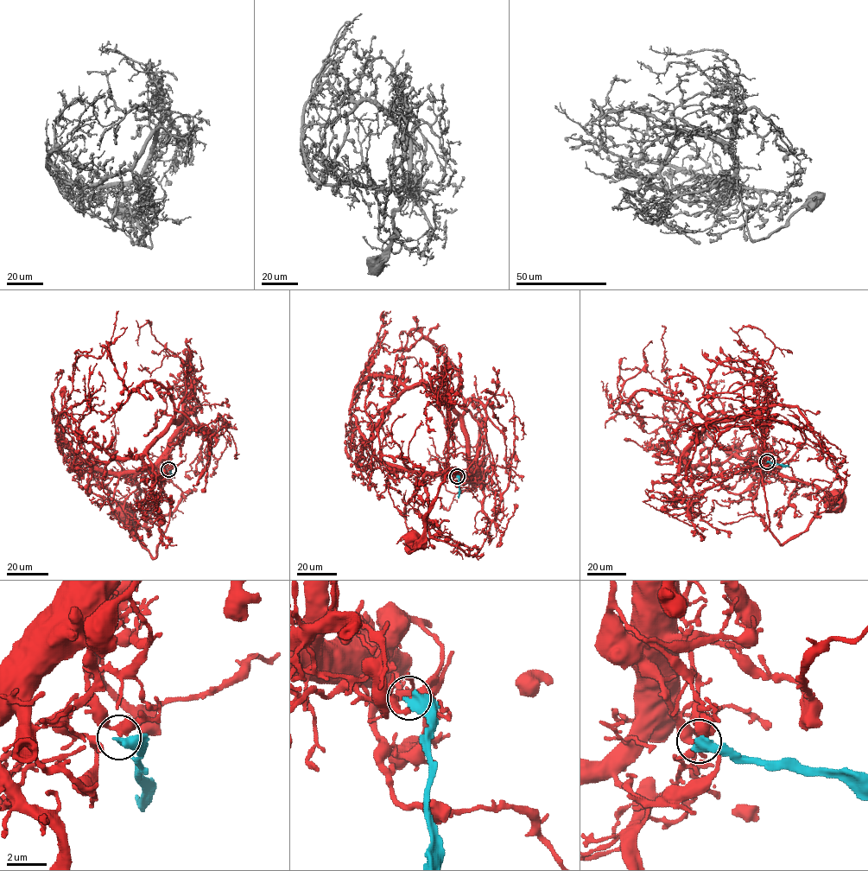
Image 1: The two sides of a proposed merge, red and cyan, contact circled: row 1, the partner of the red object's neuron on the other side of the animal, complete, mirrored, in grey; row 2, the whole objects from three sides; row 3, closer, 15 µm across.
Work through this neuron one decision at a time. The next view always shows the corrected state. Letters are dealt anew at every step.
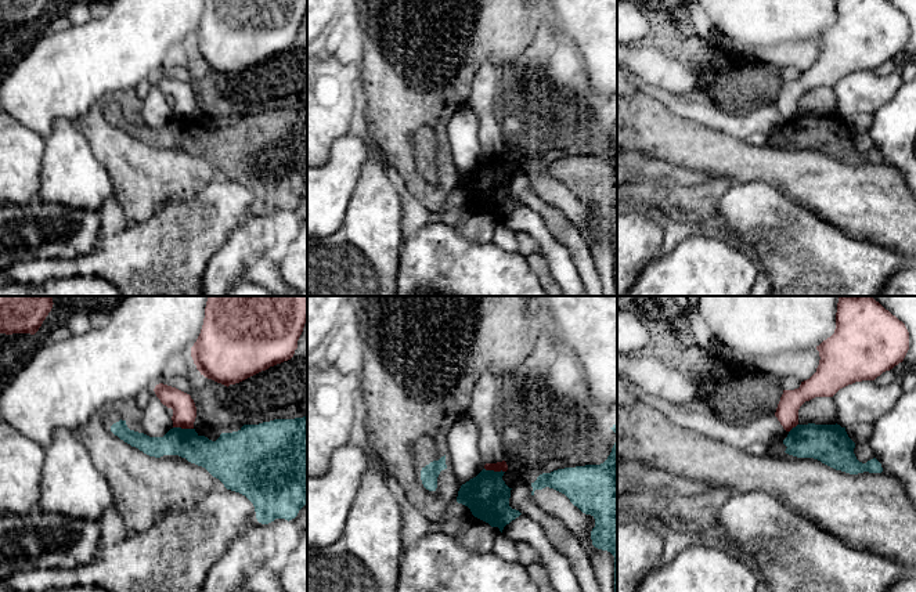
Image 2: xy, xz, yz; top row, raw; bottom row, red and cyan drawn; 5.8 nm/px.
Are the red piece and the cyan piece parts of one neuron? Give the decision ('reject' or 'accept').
reject

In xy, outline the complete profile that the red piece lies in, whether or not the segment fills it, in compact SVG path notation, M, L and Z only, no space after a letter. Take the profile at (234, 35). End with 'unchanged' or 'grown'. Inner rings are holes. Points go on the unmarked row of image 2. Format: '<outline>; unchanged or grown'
M205 0L191 47L201 65L228 77L291 50L306 11L307 0Z; unchanged

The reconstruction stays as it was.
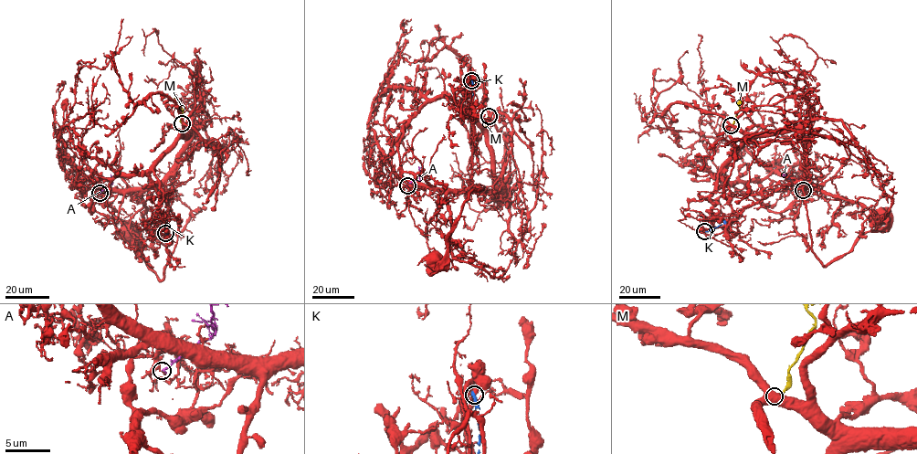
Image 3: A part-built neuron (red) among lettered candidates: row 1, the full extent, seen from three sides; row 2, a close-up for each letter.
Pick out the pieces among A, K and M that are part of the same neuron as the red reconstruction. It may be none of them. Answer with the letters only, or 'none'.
none

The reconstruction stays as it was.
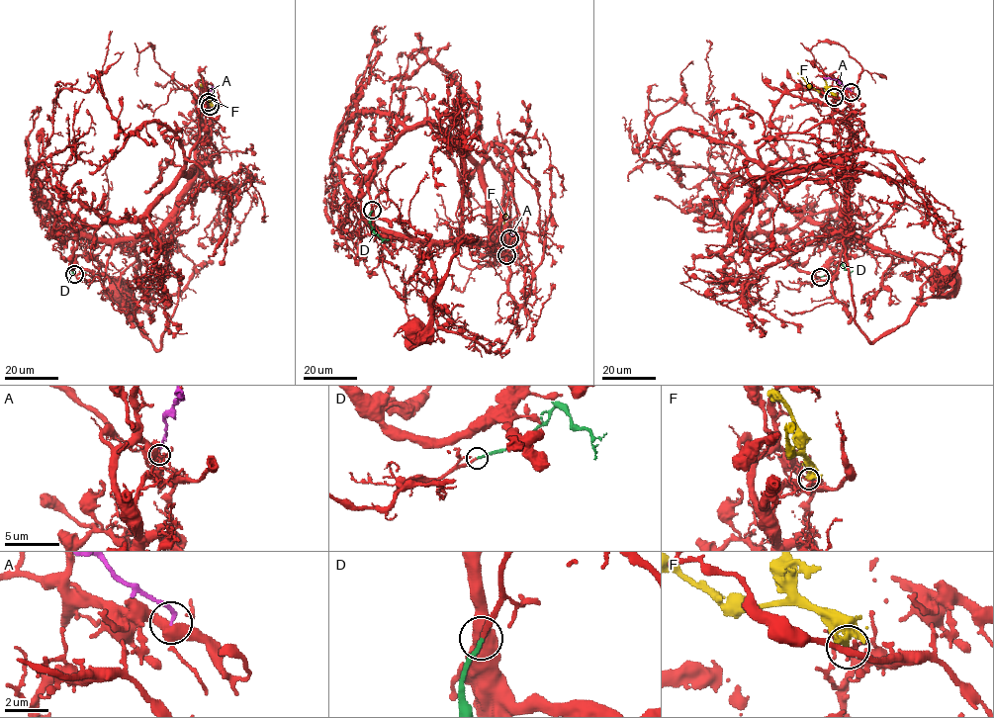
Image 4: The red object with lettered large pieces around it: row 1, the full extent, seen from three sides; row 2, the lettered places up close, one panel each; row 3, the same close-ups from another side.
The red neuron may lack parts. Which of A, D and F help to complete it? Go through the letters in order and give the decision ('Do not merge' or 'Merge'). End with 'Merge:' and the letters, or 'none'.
A: Do not merge
D: Merge
F: Do not merge
Merge: D

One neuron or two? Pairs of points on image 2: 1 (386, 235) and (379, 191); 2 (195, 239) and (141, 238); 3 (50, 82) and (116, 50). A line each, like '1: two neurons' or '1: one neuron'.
1: one neuron
2: one neuron
3: one neuron

